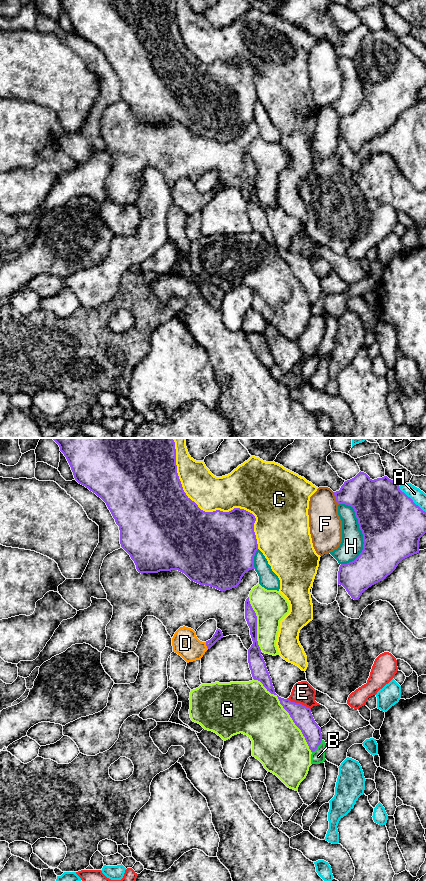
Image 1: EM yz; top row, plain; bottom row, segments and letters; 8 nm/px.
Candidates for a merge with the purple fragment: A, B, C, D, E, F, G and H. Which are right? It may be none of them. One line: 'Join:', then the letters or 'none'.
Join: D

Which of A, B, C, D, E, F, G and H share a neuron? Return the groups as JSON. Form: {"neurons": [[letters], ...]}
{"neurons": [["A"], ["B"], ["C"], ["D"], ["E"], ["F"], ["G"], ["H"]]}

